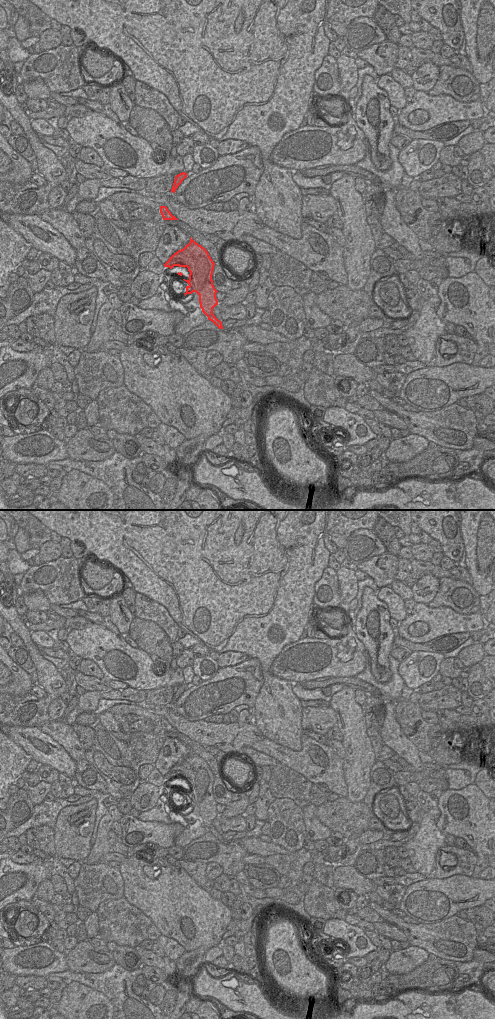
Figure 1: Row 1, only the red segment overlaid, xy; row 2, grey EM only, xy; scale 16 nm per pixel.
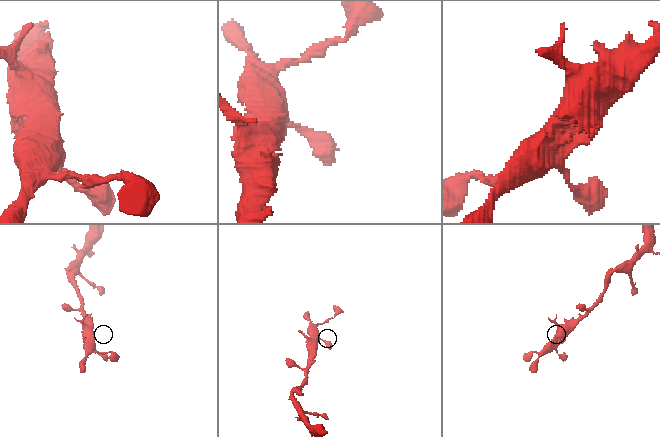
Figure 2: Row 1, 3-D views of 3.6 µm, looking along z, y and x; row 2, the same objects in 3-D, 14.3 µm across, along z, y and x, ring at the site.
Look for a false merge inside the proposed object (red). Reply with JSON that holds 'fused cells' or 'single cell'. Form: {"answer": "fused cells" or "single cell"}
{"answer": "single cell"}

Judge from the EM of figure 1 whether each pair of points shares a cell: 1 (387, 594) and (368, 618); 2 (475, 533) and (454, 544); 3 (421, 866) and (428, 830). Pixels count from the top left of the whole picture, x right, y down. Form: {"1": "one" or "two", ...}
{"1": "two", "2": "two", "3": "one"}

